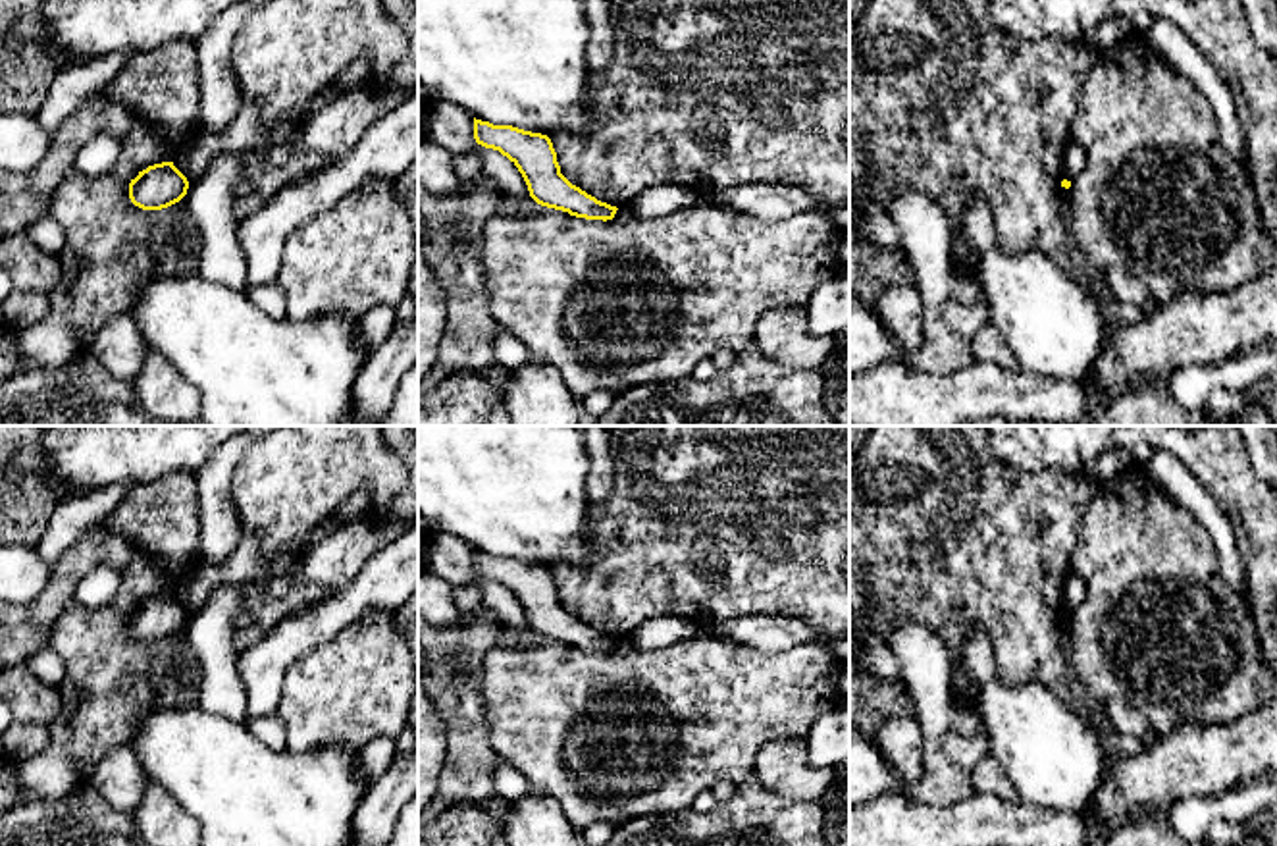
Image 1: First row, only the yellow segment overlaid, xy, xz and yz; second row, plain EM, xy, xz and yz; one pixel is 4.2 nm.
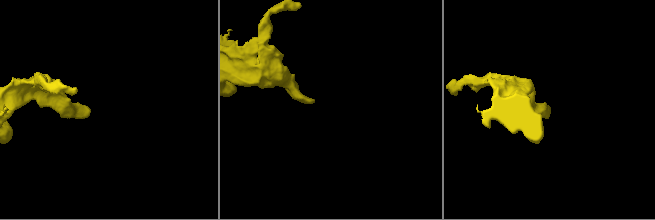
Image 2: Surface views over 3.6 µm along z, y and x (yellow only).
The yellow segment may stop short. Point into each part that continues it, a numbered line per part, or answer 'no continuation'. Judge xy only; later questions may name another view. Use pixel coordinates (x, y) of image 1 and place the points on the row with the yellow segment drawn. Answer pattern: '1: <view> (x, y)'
no continuation

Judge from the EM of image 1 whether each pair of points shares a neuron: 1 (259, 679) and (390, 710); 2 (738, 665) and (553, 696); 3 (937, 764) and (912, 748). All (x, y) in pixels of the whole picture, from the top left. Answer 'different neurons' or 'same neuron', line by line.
1: different neurons
2: same neuron
3: different neurons

